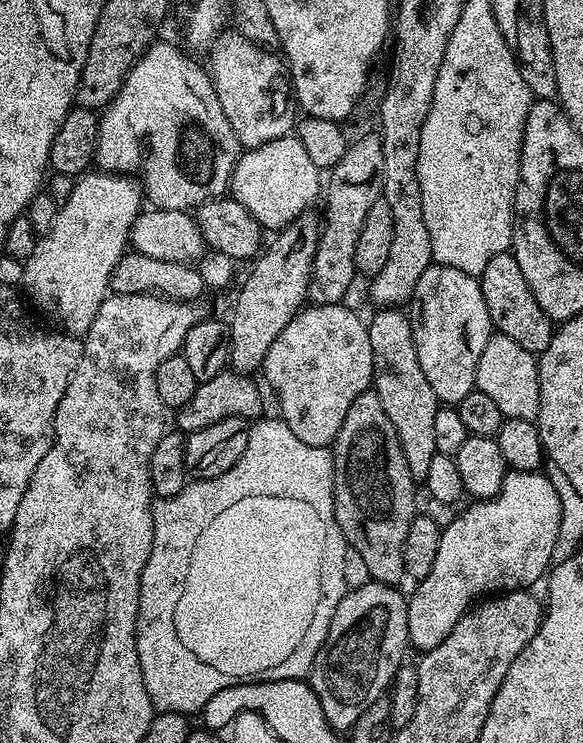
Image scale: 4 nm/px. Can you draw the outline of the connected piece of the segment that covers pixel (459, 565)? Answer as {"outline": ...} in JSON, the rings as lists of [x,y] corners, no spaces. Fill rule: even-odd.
{"outline":[[[509,471],[504,477],[500,493],[497,496],[490,497],[489,500],[478,500],[469,503],[469,508],[461,511],[454,518],[454,522],[450,522],[450,526],[446,526],[440,534],[438,542],[438,554],[434,554],[434,566],[430,570],[430,574],[426,574],[426,578],[422,578],[415,585],[412,596],[407,597],[408,602],[408,643],[413,649],[417,648],[417,653],[423,654],[434,650],[434,646],[438,646],[438,642],[442,642],[442,638],[446,638],[446,634],[450,634],[450,630],[454,630],[456,623],[464,617],[464,613],[473,607],[481,598],[487,597],[489,594],[503,594],[505,592],[517,591],[518,586],[532,586],[536,579],[543,577],[549,571],[550,565],[553,563],[552,551],[555,550],[556,544],[560,540],[560,523],[562,522],[562,502],[558,502],[558,490],[554,490],[554,486],[550,482],[550,478],[543,471],[535,472],[513,472]]]}

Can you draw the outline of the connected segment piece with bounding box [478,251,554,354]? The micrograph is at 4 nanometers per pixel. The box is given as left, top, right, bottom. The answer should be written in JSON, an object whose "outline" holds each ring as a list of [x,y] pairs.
{"outline":[[[511,251],[494,254],[490,262],[486,262],[486,270],[479,276],[482,298],[486,298],[488,313],[492,319],[492,327],[499,335],[518,342],[526,350],[537,354],[550,346],[550,338],[554,331],[554,321],[538,306],[538,298],[534,298],[526,277],[522,275],[522,266],[518,266],[515,255]]]}

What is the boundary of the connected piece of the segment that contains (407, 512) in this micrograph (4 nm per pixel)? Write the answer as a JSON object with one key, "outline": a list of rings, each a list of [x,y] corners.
{"outline":[[[369,390],[354,398],[354,406],[346,410],[346,418],[330,445],[330,451],[334,466],[334,518],[342,530],[345,545],[358,550],[375,583],[399,585],[399,580],[406,576],[402,562],[406,534],[410,530],[410,522],[414,522],[418,515],[418,482],[410,474],[410,466],[406,466],[406,454],[402,454],[394,422],[386,418],[386,410],[382,410],[382,402],[376,391]]]}

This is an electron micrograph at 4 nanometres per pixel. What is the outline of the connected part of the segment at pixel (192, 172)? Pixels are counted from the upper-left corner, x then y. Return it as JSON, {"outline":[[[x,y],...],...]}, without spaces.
{"outline":[[[153,42],[149,44],[148,51],[136,61],[134,67],[126,74],[126,78],[122,82],[122,86],[114,99],[109,102],[107,108],[99,113],[100,129],[98,130],[98,138],[96,139],[95,163],[98,165],[99,171],[102,172],[135,174],[142,185],[143,195],[146,197],[147,203],[149,200],[149,205],[152,208],[165,208],[166,210],[186,212],[199,208],[207,200],[221,199],[229,191],[232,183],[232,172],[236,169],[236,161],[240,159],[242,149],[240,139],[234,134],[234,126],[230,126],[230,118],[226,118],[225,112],[222,111],[222,102],[218,102],[218,94],[212,84],[211,75],[205,69],[203,72],[186,53],[179,52],[174,45],[160,43]]]}

